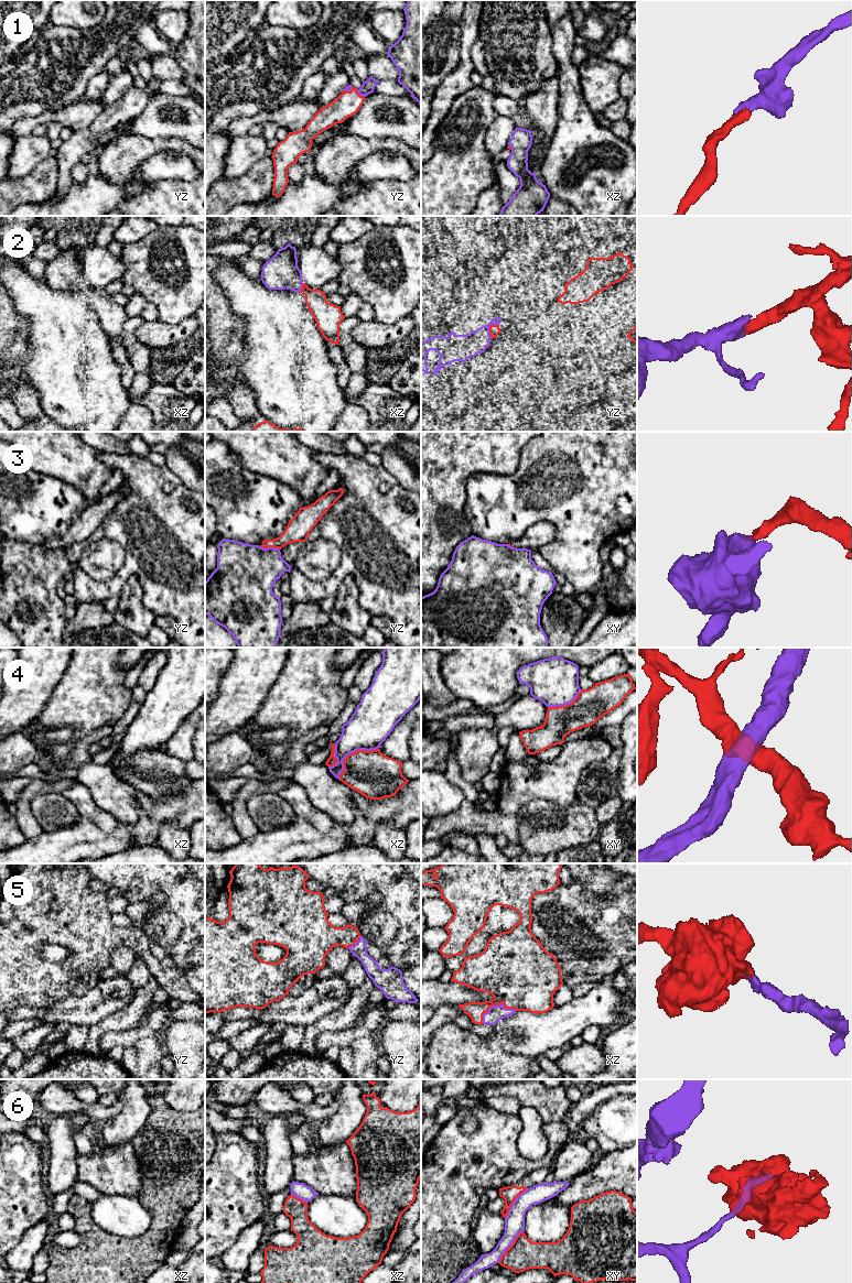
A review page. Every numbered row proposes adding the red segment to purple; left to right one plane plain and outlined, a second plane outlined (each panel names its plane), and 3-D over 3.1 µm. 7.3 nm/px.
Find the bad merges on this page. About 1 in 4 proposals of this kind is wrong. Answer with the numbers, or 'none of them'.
3, 6

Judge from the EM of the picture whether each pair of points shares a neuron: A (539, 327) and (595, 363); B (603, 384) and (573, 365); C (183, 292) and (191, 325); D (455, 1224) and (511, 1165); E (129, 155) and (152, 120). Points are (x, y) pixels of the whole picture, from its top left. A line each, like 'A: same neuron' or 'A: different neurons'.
A: different neurons
B: different neurons
C: different neurons
D: same neuron
E: different neurons

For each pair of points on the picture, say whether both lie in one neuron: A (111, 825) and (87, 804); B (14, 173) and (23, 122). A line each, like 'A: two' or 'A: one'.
A: one
B: two

